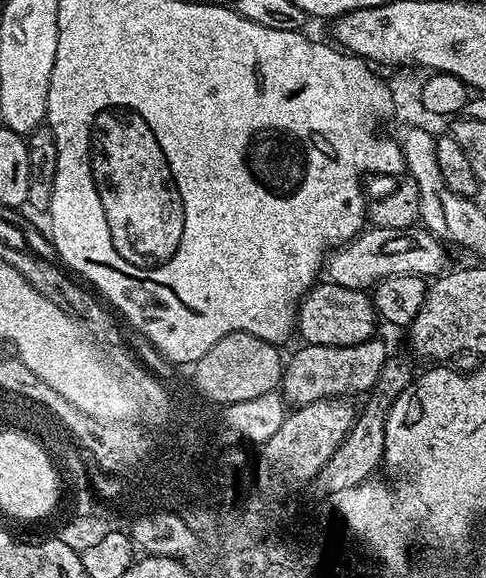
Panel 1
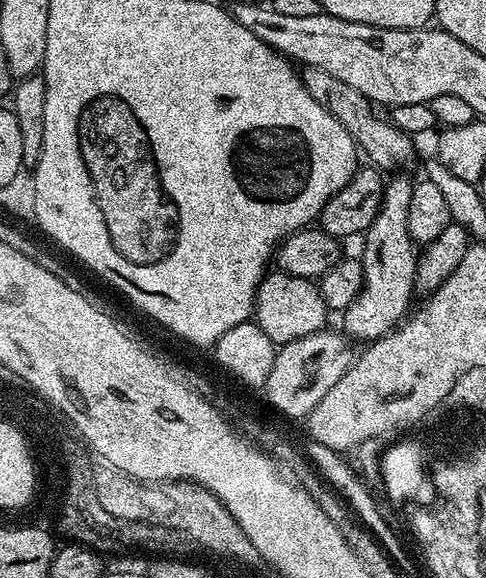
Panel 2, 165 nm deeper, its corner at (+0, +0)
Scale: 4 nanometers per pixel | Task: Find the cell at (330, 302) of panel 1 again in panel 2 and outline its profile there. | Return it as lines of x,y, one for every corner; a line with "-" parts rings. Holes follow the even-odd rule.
272,270
256,287
254,323
270,338
273,344
283,346
298,338
321,331
330,317
330,309
324,305
319,287
306,278
291,276
289,272

